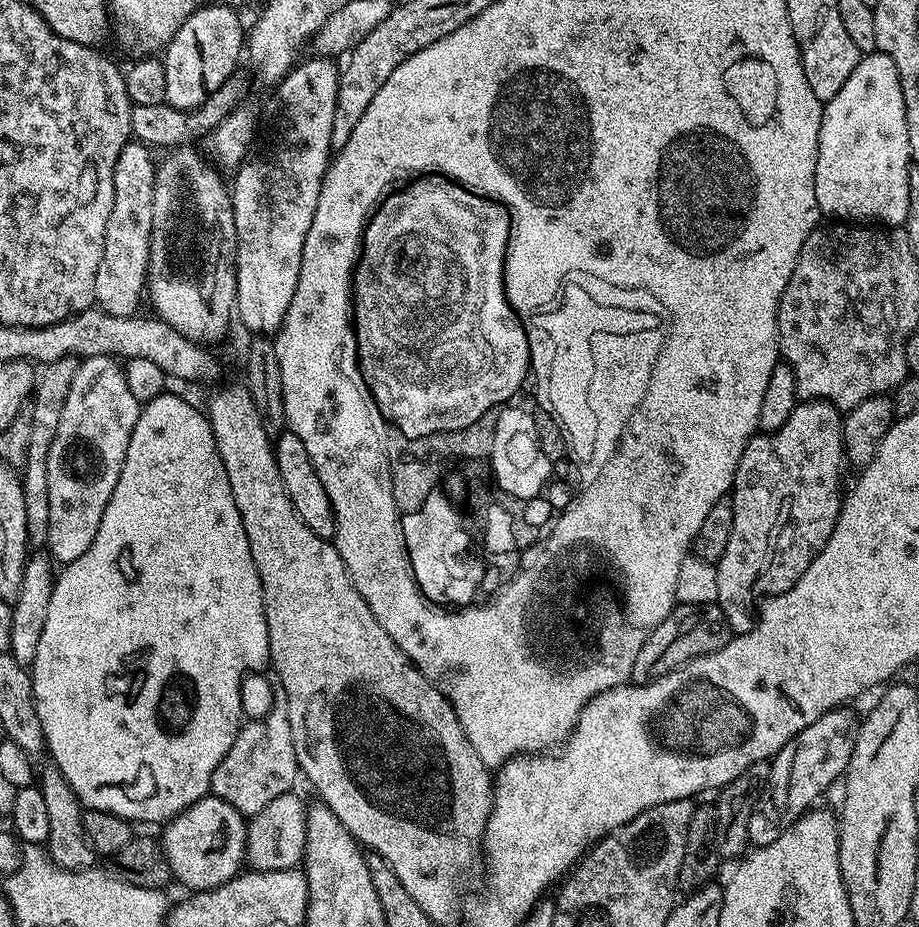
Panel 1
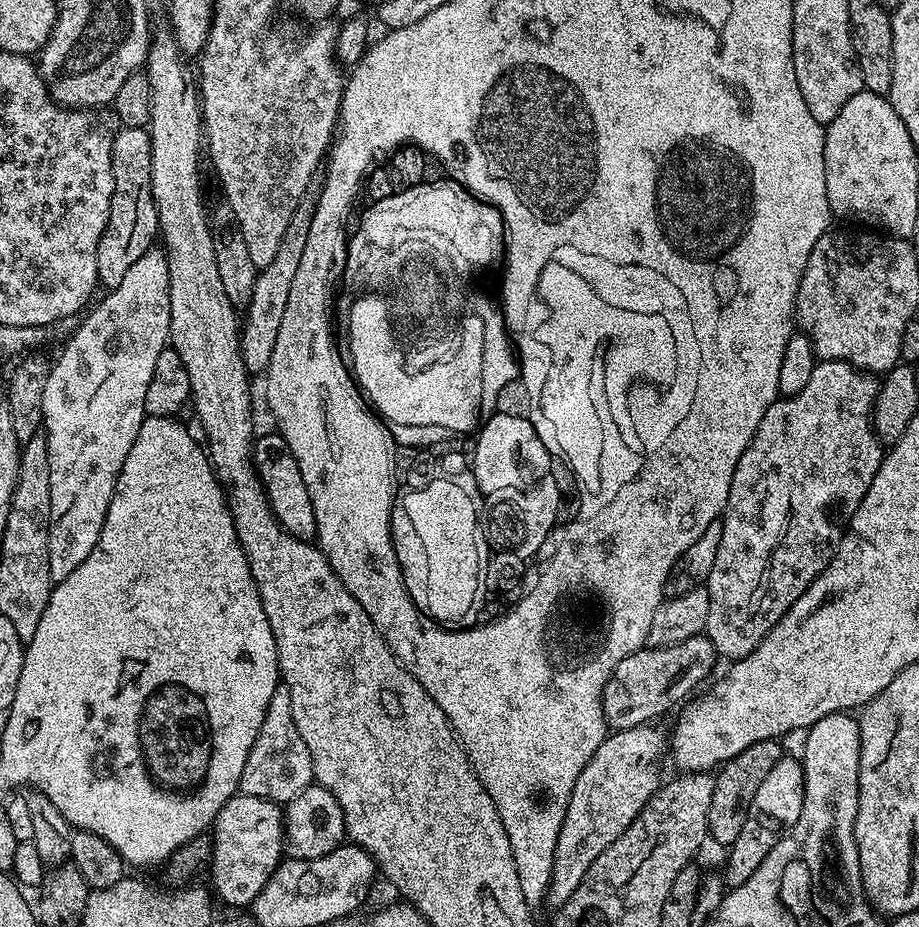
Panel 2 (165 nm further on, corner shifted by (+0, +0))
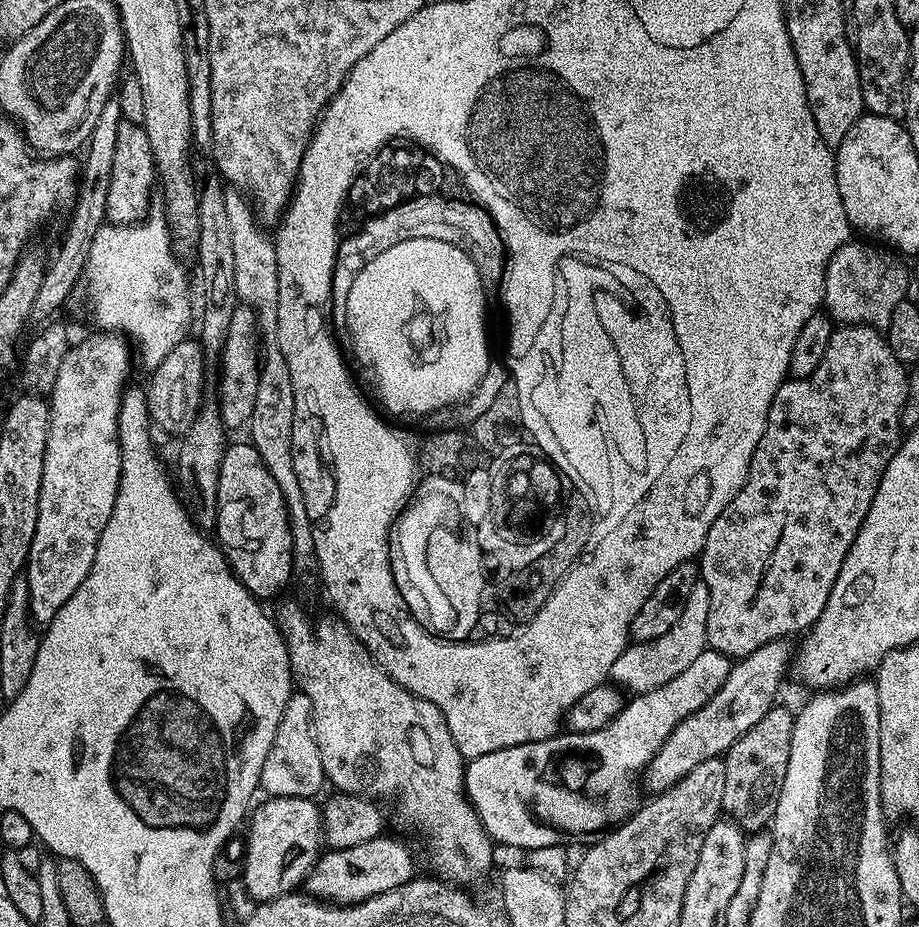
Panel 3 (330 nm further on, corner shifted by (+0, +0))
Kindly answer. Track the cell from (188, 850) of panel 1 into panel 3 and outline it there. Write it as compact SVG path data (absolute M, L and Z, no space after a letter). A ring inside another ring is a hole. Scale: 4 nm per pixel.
M273 796L264 798L251 809L252 825L246 831L246 862L244 863L243 882L246 890L258 902L273 900L279 896L295 893L308 877L308 872L316 865L322 852L322 837L324 834L324 817L319 803L307 796Z

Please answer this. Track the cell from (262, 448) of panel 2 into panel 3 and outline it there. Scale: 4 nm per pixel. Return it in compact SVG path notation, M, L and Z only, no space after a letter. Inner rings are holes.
M251 442L229 443L218 474L215 539L228 557L232 573L261 602L269 602L293 579L292 539L286 502L278 482Z

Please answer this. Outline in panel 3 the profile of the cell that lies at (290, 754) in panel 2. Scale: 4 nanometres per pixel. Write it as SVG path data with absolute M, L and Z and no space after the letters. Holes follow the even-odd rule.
M293 691L292 696L286 702L286 710L282 710L282 722L278 722L278 734L274 734L274 746L270 746L270 754L266 754L266 762L262 762L262 774L260 775L260 788L269 797L273 796L307 796L315 797L320 787L325 787L324 767L322 766L322 754L318 750L316 732L312 728L312 703L310 698L302 691Z

